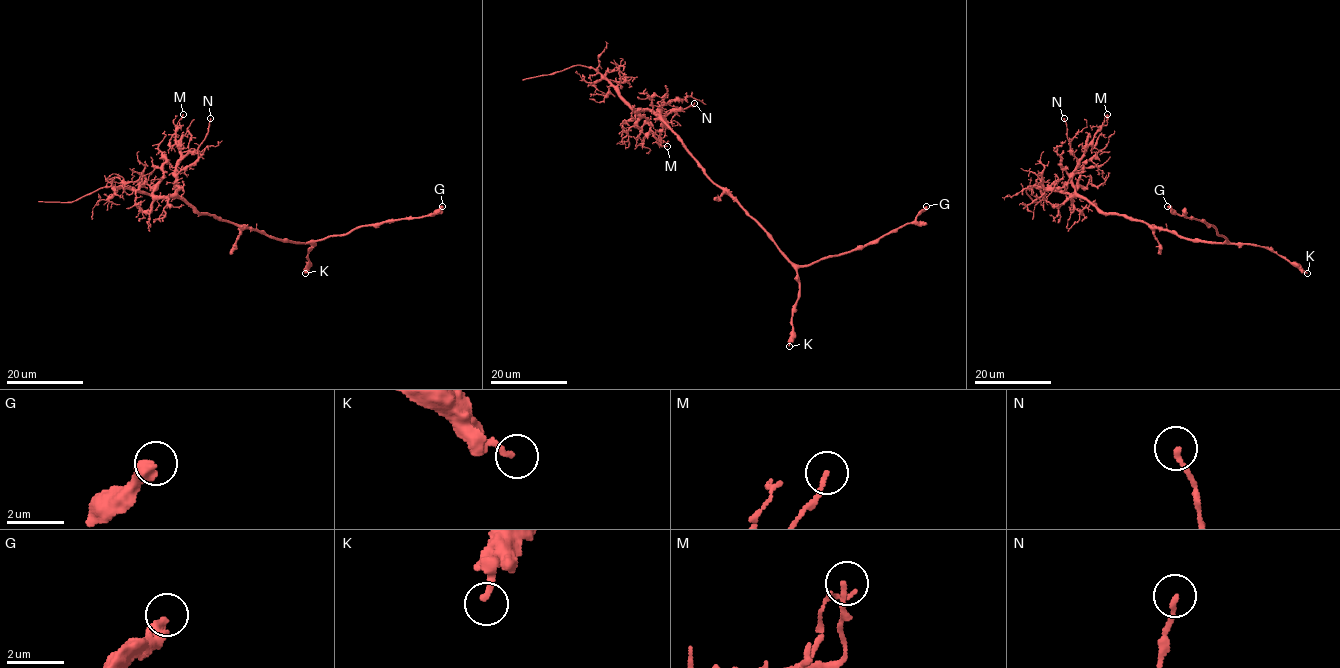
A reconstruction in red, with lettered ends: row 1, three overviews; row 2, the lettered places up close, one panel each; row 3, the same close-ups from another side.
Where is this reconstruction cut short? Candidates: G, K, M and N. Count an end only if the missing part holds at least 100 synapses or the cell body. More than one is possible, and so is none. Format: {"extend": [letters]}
{"extend": []}

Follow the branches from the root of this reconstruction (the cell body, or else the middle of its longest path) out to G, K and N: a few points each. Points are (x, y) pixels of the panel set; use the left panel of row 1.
G: (238, 226), (263, 231), (272, 237), (310, 242), (347, 234), (363, 226), (428, 216), (442, 206)
K: (238, 226), (263, 231), (272, 237), (314, 243), (308, 254), (305, 273)
N: (238, 226), (209, 214), (198, 213), (177, 194), (176, 167), (202, 142), (210, 118)

